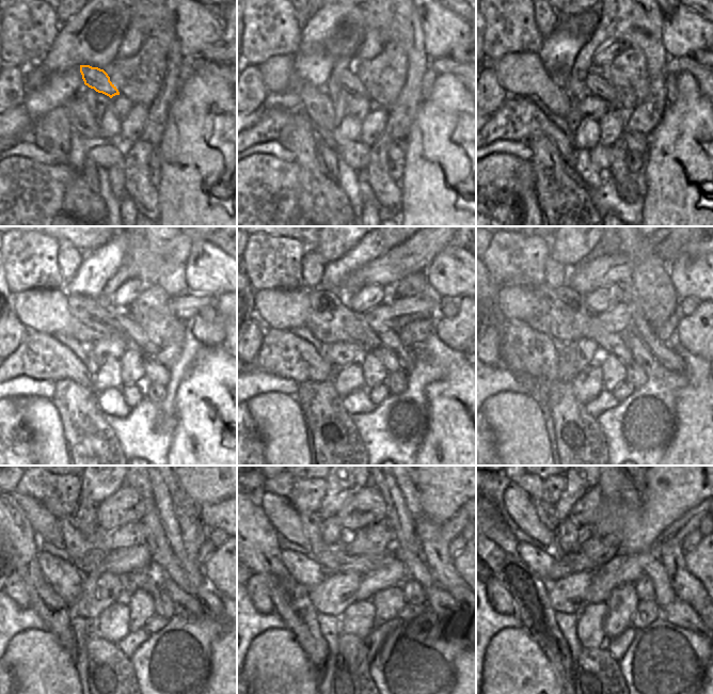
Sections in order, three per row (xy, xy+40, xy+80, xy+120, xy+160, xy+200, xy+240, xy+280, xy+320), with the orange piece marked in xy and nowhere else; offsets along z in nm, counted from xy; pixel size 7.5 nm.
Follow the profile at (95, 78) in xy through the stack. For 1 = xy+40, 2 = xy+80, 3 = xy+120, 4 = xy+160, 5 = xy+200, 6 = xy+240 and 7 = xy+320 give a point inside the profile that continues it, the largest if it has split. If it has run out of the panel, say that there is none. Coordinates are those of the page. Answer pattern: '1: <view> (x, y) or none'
1: xy+40 (343, 74)
2: xy+80 (582, 69)
3: xy+120 (130, 330)
4: xy+160 (405, 356)
5: xy+200 (648, 351)
6: xy+240 (187, 600)
7: xy+320 (679, 613)

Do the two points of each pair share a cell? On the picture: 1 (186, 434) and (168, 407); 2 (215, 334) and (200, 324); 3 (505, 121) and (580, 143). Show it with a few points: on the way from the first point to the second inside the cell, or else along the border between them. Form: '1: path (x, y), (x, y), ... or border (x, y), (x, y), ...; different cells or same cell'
1: border (176, 397), (177, 426), (170, 445); different cells
2: path (211, 334), (203, 327); same cell
3: border (572, 136), (572, 146), (575, 151); different cells

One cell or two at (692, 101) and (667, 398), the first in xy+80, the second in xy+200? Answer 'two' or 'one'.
two

